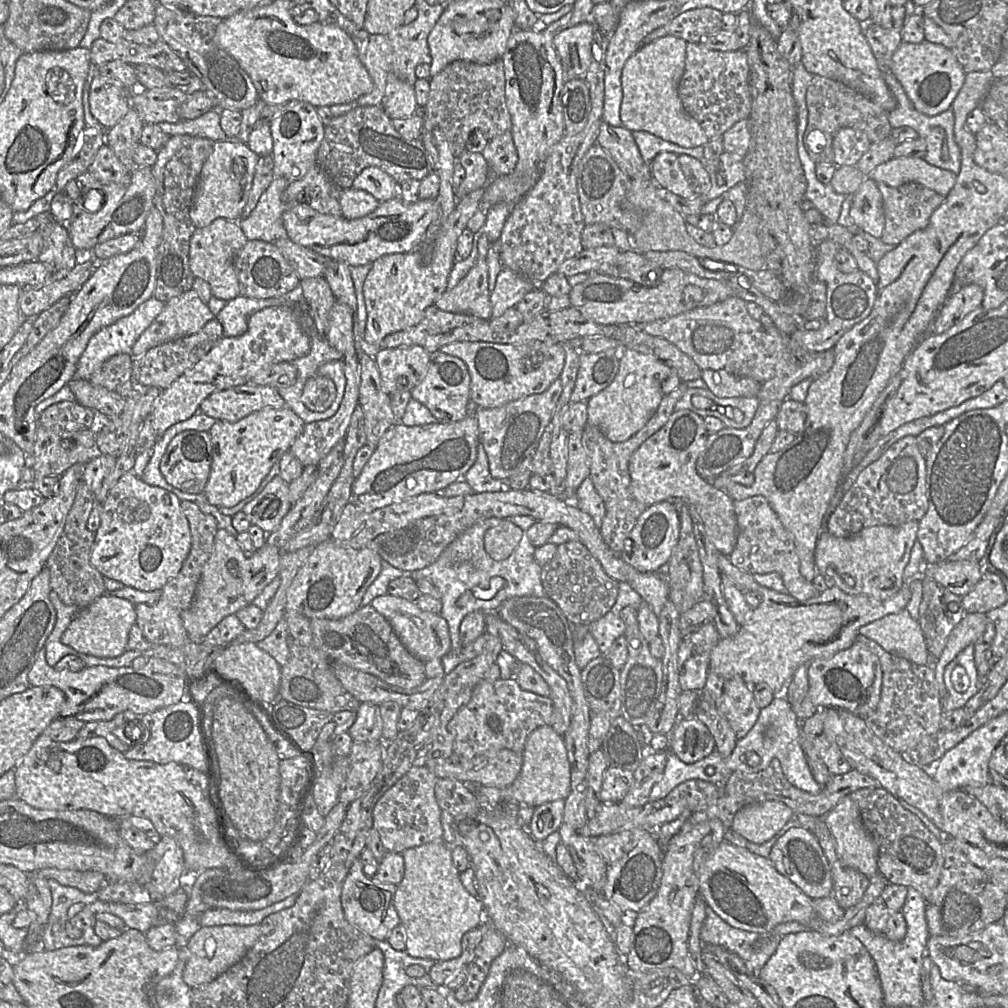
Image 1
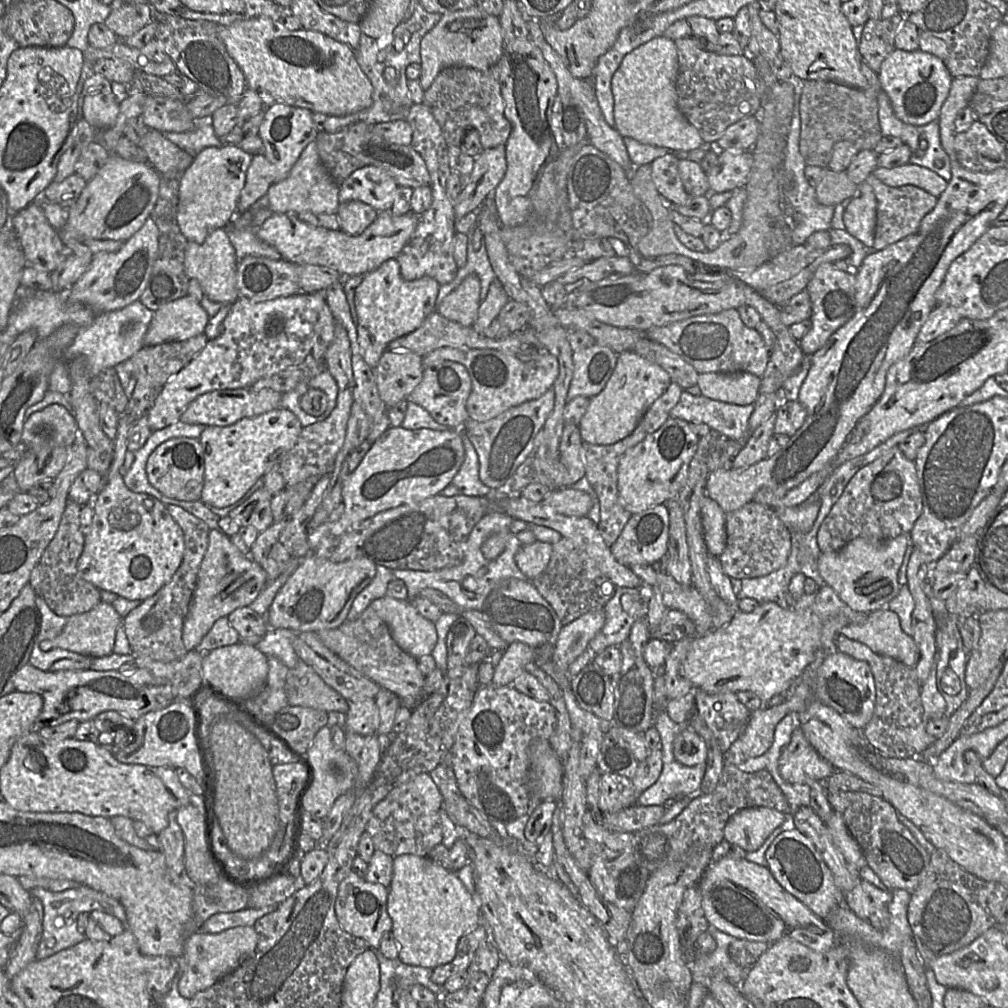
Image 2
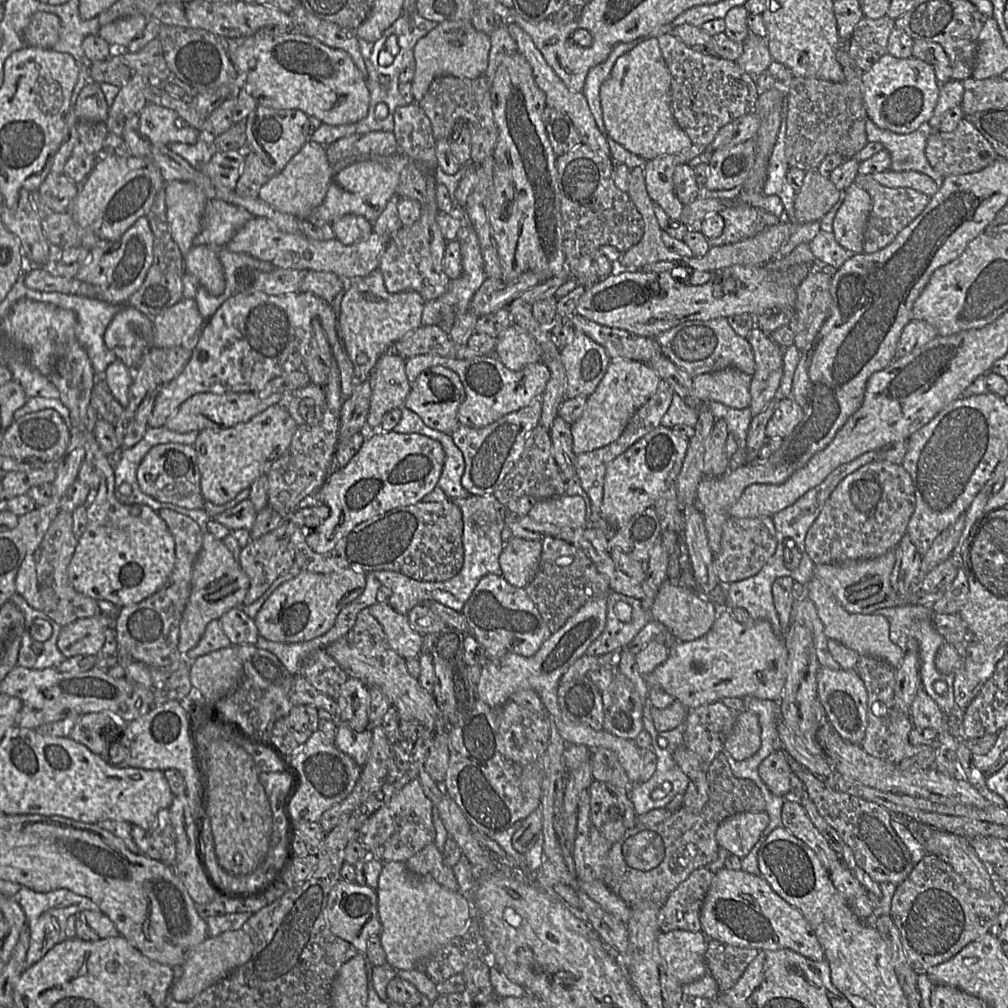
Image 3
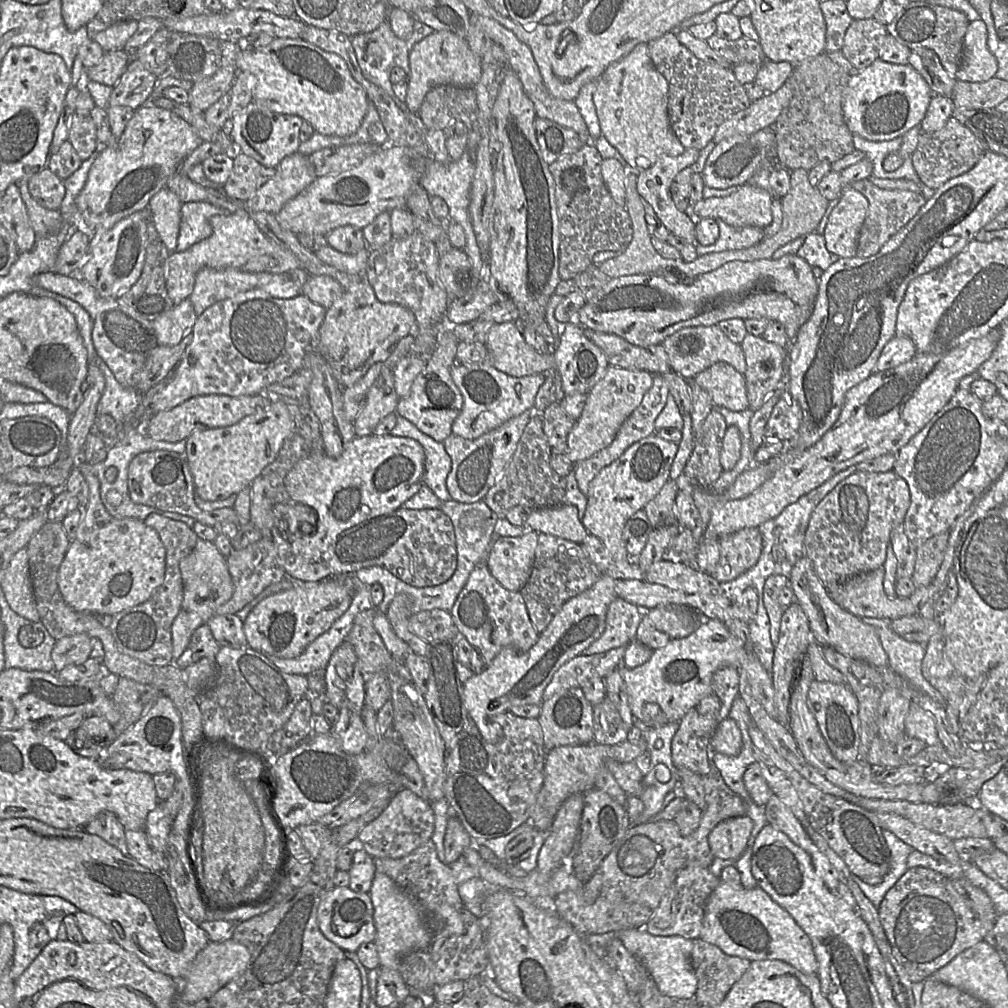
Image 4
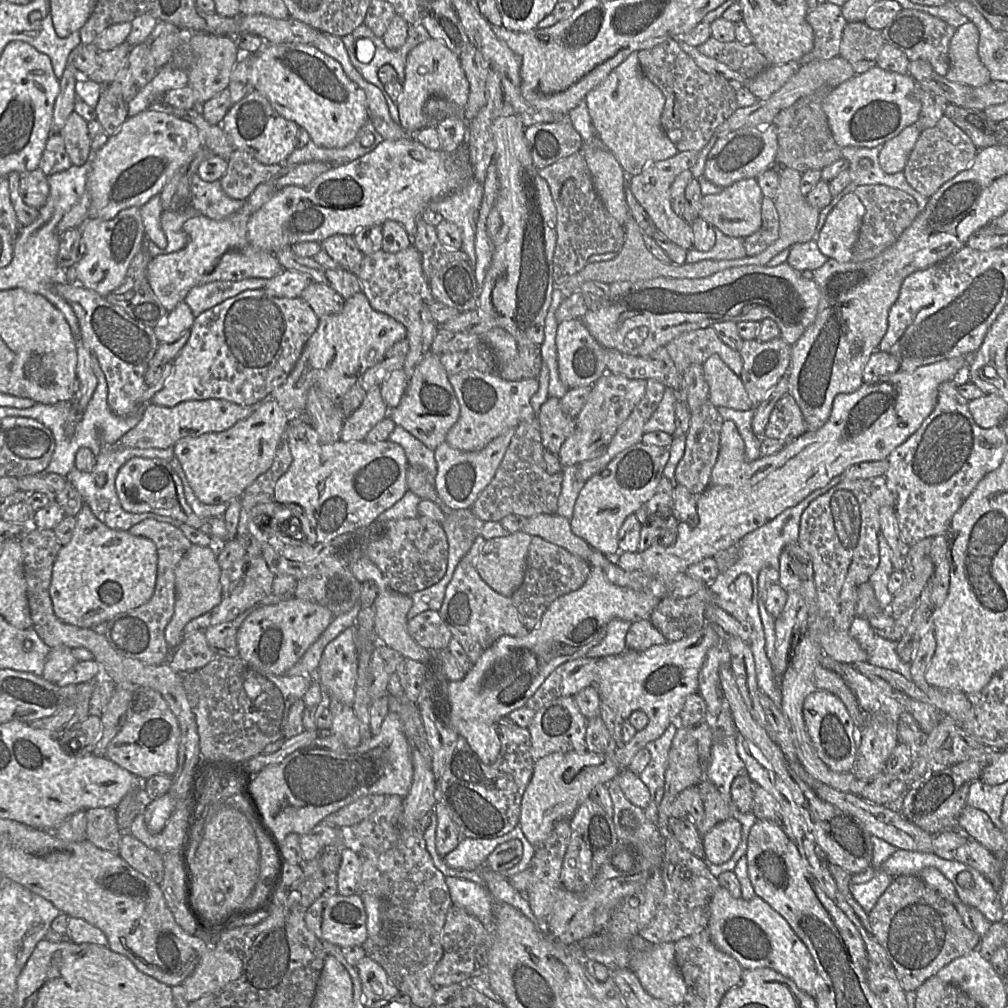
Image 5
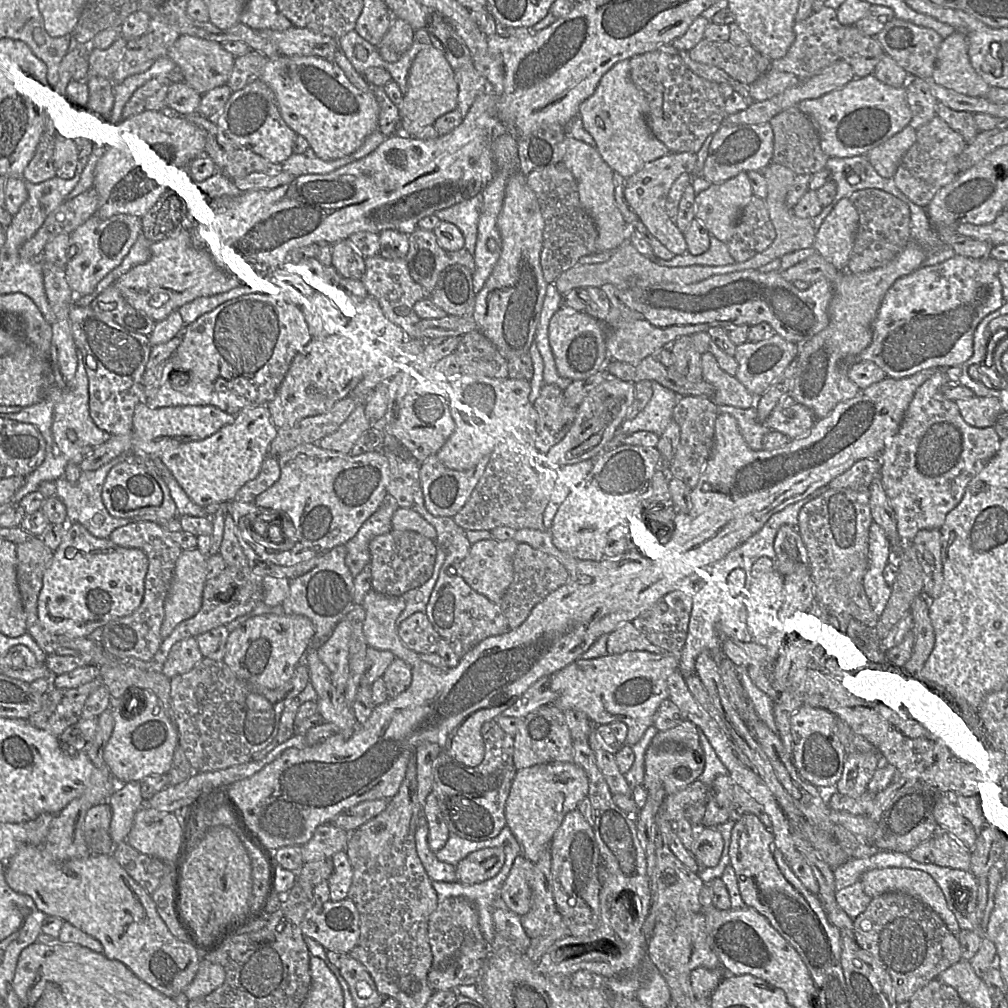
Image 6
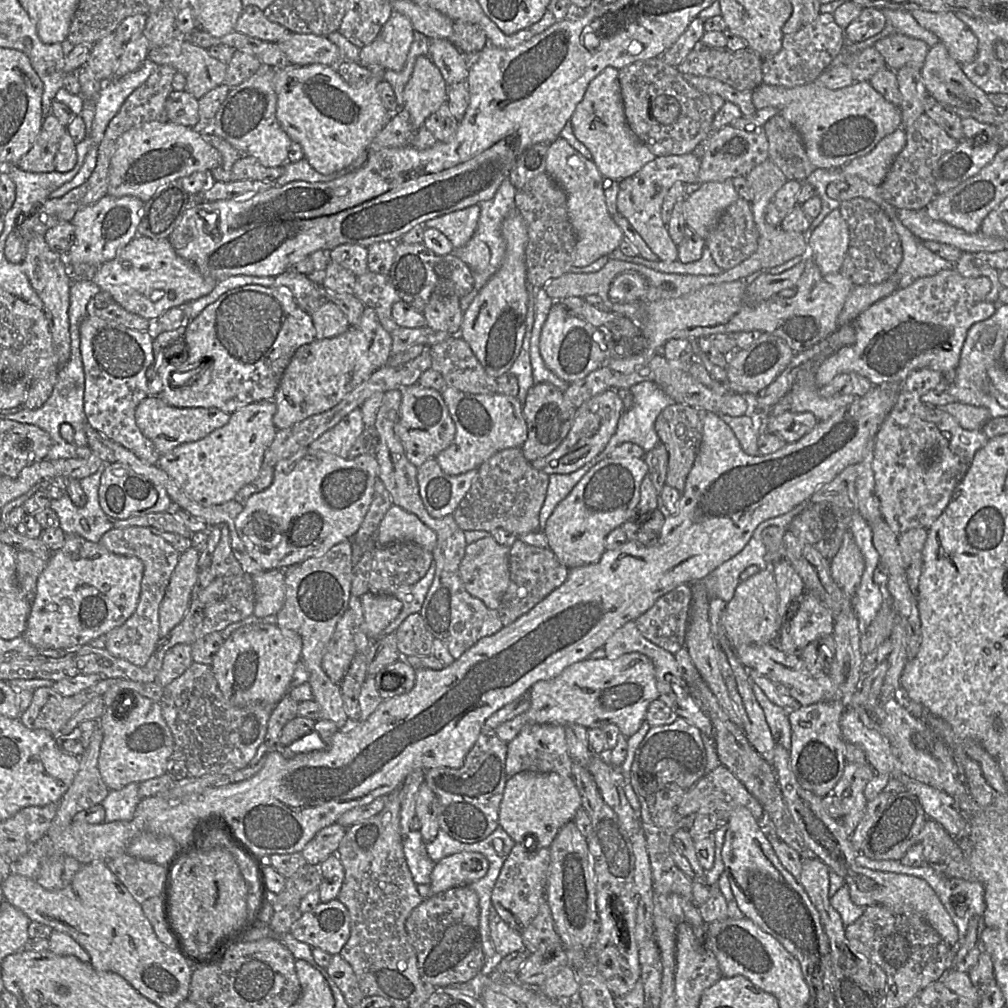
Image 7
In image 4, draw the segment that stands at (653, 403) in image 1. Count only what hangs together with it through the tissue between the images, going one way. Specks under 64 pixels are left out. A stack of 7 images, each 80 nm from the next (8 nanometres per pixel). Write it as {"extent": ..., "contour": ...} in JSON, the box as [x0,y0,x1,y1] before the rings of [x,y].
{"extent":[567,366,653,464],"contour":[[[609,366],[603,378],[591,389],[580,418],[568,435],[567,458],[577,464],[607,448],[623,423],[641,404],[653,384],[653,374]]]}

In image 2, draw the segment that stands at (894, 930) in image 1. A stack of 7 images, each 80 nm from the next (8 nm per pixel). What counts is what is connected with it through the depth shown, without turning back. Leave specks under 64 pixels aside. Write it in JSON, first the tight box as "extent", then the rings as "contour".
{"extent":[844,880,893,929],"contour":[[[861,880],[851,891],[844,894],[844,904],[860,919],[870,922],[875,928],[886,929],[890,923],[888,906],[893,894],[890,889],[880,889]]]}

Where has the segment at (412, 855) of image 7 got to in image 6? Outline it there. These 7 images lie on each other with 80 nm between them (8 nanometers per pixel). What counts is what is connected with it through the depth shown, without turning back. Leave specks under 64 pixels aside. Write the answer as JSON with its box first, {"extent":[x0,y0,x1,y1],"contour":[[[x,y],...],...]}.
{"extent":[415,821,457,882],"contour":[[[426,821],[425,825],[419,826],[415,833],[415,844],[416,844],[416,851],[418,854],[419,859],[421,860],[421,863],[423,864],[423,867],[430,877],[432,881],[438,882],[438,881],[444,881],[444,882],[454,882],[457,881],[456,876],[456,869],[455,865],[442,862],[440,861],[436,855],[435,852],[431,850],[429,843],[428,843],[428,834],[429,834],[429,828]]]}

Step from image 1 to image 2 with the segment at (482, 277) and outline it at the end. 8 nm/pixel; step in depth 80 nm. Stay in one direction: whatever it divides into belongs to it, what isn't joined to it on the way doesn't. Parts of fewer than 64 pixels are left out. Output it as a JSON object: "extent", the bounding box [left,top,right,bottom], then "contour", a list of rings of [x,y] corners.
{"extent":[436,274,481,326],"contour":[[[471,274],[436,305],[436,310],[448,320],[463,326],[472,326],[477,319],[481,304],[480,291],[479,277]]]}

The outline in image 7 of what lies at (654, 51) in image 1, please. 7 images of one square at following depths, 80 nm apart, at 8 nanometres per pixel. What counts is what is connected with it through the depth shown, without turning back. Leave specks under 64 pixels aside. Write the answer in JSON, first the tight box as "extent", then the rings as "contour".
{"extent":[569,67,657,181],"contour":[[[606,67],[596,76],[589,83],[569,123],[575,137],[589,149],[600,173],[605,178],[621,181],[637,173],[657,156],[636,136],[627,123],[618,75],[618,69]]]}

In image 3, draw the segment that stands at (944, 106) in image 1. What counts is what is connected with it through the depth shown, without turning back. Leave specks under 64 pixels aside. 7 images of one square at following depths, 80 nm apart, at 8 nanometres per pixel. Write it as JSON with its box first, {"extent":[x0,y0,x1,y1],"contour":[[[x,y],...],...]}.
{"extent":[862,56,940,134],"contour":[[[882,56],[862,75],[862,94],[868,120],[878,128],[899,134],[916,131],[932,117],[940,92],[933,67],[913,56]]]}

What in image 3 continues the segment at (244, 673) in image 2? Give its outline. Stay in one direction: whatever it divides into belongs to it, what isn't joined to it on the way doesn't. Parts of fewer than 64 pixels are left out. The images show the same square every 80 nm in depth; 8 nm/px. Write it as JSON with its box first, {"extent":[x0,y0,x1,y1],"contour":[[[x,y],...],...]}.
{"extent":[180,646,243,709],"contour":[[[237,646],[221,648],[198,657],[190,667],[192,689],[180,703],[186,709],[194,705],[215,704],[239,685],[242,676],[243,665]]]}

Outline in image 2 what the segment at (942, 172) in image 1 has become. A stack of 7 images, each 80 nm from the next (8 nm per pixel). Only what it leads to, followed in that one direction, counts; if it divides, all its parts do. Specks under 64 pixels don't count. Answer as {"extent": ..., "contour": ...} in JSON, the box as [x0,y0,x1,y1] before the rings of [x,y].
{"extent":[872,163,948,197],"contour":[[[913,163],[893,168],[876,167],[872,174],[887,186],[914,185],[936,197],[940,196],[948,185],[948,181],[936,172]]]}

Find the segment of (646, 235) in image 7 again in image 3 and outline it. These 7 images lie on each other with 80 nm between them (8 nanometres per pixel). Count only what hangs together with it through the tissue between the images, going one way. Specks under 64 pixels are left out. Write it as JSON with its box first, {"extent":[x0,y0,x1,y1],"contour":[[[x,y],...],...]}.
{"extent":[643,144,707,221],"contour":[[[693,144],[687,150],[659,156],[647,161],[643,166],[645,184],[650,198],[664,210],[672,221],[681,221],[681,214],[685,207],[674,191],[675,169],[680,164],[688,164],[690,160],[702,154],[707,147]]]}

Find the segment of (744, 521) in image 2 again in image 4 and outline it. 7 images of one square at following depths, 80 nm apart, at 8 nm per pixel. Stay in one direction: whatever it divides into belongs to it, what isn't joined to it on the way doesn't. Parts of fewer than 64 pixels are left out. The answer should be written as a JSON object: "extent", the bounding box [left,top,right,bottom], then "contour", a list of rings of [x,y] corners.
{"extent":[710,527,762,583],"contour":[[[758,527],[743,528],[722,537],[719,561],[710,576],[718,583],[736,579],[757,563],[762,547]]]}

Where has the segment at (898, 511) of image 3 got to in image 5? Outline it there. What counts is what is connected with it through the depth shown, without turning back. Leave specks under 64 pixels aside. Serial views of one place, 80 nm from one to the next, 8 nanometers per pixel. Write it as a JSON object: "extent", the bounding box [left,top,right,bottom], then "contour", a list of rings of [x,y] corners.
{"extent":[799,476,896,631],"contour":[[[879,476],[865,480],[853,480],[853,481],[841,481],[835,485],[828,492],[819,496],[813,500],[809,506],[804,510],[800,520],[799,527],[799,544],[809,554],[814,573],[814,583],[817,592],[817,610],[818,612],[828,620],[828,622],[836,629],[841,631],[849,631],[851,623],[855,618],[855,604],[857,600],[858,587],[869,580],[870,576],[875,572],[879,564],[879,543],[878,537],[881,533],[879,522],[879,510],[884,506],[891,506],[895,508],[896,496],[887,486],[887,482],[884,476]]]}

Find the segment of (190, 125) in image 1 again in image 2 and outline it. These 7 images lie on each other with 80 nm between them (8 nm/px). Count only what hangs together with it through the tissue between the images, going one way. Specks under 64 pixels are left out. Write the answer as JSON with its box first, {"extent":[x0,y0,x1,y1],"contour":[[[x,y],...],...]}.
{"extent":[162,116,222,157],"contour":[[[211,116],[194,119],[194,127],[190,131],[164,132],[162,134],[168,141],[193,157],[204,148],[222,145],[221,138],[214,131]]]}

